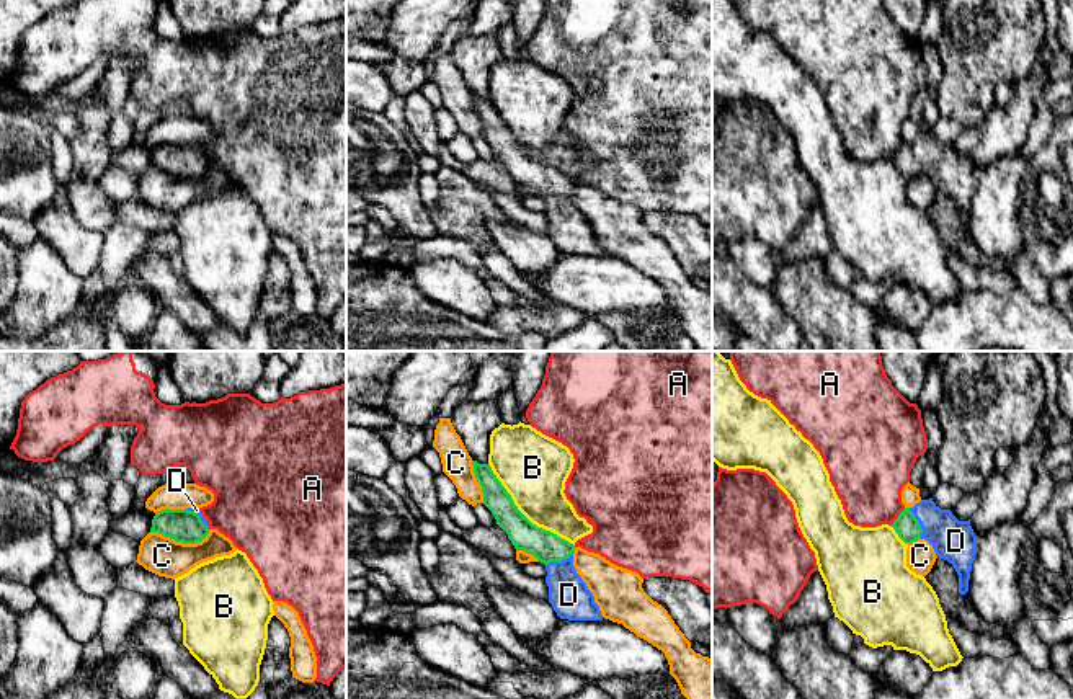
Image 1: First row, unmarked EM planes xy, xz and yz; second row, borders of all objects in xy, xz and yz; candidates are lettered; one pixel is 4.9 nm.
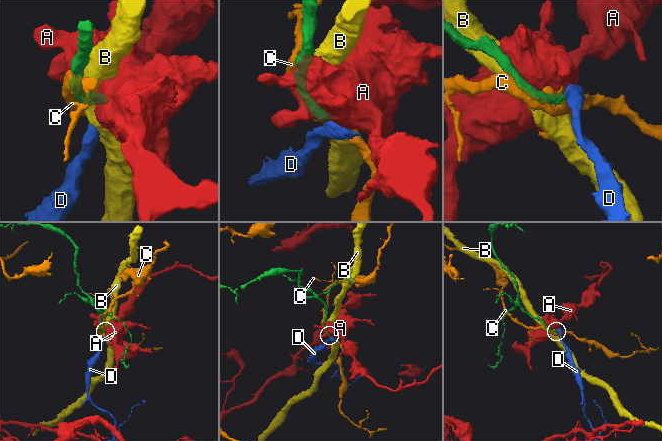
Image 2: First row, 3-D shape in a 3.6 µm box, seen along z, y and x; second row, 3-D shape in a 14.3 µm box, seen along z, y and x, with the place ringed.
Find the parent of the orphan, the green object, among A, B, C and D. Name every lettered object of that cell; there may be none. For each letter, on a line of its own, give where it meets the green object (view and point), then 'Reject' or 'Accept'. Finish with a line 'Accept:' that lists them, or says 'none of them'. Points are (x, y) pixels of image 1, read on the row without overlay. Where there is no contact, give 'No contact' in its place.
A: Touches green at yz (899, 151). Reject
B: Touches green at xz (521, 147). Reject
C: Touches green at xy (180, 175). Reject
D: Touches green at yz (918, 157). Accept
Accept: D

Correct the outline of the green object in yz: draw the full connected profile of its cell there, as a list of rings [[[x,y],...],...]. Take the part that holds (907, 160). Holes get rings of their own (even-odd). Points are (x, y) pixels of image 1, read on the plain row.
[[[933,132],[905,142],[892,162],[905,178],[926,173],[936,191],[947,194],[959,209],[959,227],[968,225],[977,170],[968,155],[959,155],[951,144],[941,144]]]

